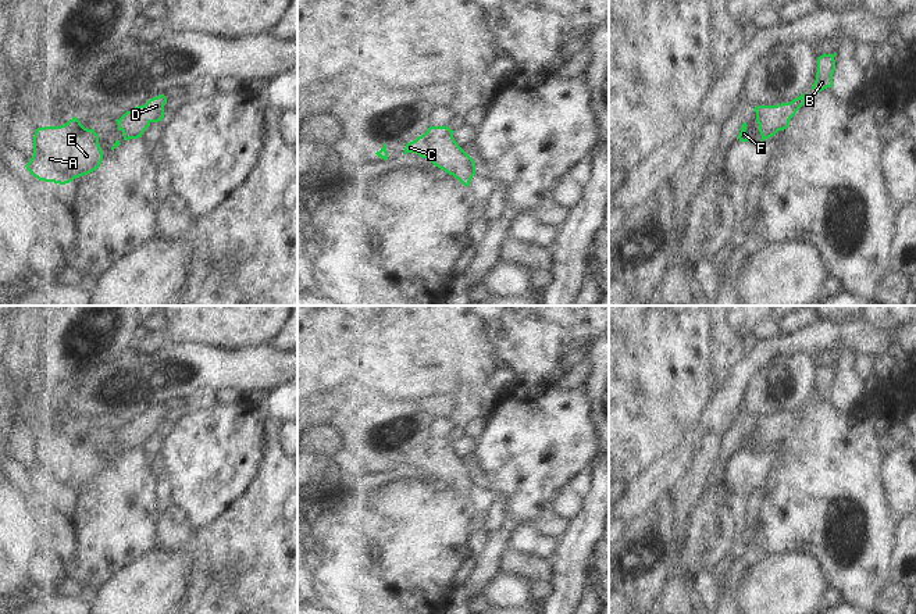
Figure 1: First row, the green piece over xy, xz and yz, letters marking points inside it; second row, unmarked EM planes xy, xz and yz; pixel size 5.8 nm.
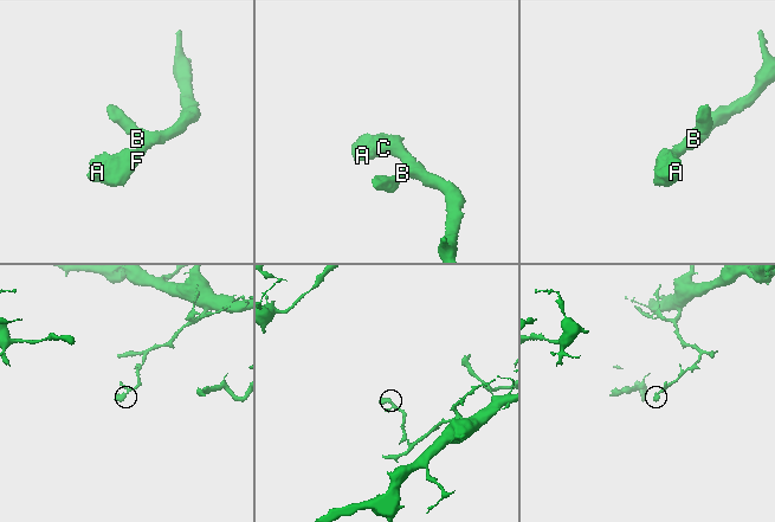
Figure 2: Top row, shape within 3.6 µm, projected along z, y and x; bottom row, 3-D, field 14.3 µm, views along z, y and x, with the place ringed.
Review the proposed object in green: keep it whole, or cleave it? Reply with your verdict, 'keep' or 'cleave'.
keep

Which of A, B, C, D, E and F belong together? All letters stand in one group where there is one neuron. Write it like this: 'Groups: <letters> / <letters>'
Groups: A B C D E F

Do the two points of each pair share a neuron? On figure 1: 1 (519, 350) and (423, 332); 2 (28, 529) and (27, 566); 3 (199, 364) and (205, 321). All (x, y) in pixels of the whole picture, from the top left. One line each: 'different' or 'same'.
1: different
2: same
3: different

